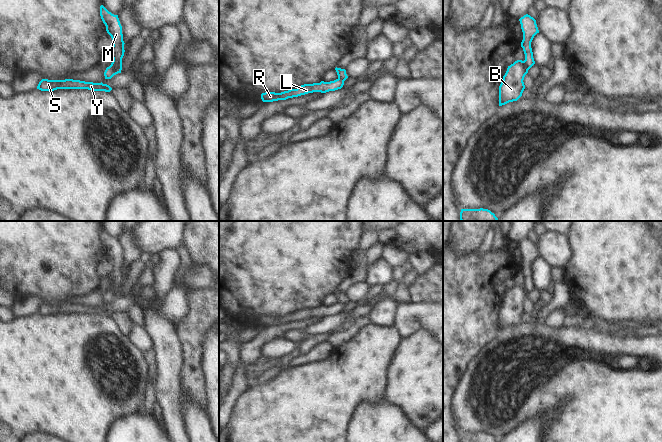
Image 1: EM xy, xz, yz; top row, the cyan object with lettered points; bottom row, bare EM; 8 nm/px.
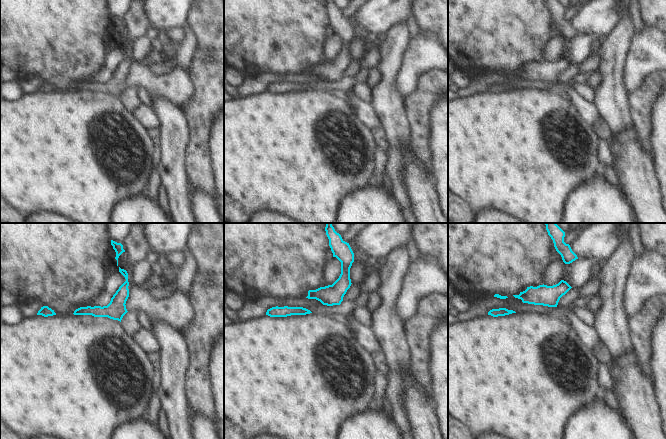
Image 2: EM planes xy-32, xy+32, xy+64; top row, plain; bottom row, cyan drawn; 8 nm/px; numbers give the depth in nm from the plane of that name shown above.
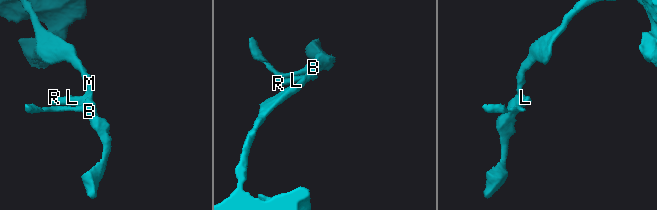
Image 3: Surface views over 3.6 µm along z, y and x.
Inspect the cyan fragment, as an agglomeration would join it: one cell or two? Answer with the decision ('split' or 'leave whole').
split

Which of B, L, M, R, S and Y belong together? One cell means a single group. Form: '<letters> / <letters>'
B S Y / L M R

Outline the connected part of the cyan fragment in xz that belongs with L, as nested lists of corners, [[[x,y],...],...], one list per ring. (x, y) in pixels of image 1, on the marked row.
[[[336,79],[330,82],[321,81],[320,83],[304,84],[297,89],[290,89],[281,93],[265,92],[261,94],[263,102],[273,102],[278,100],[286,100],[288,98],[298,97],[313,92],[326,93],[329,91],[335,91],[341,89],[344,85],[344,81]]]

